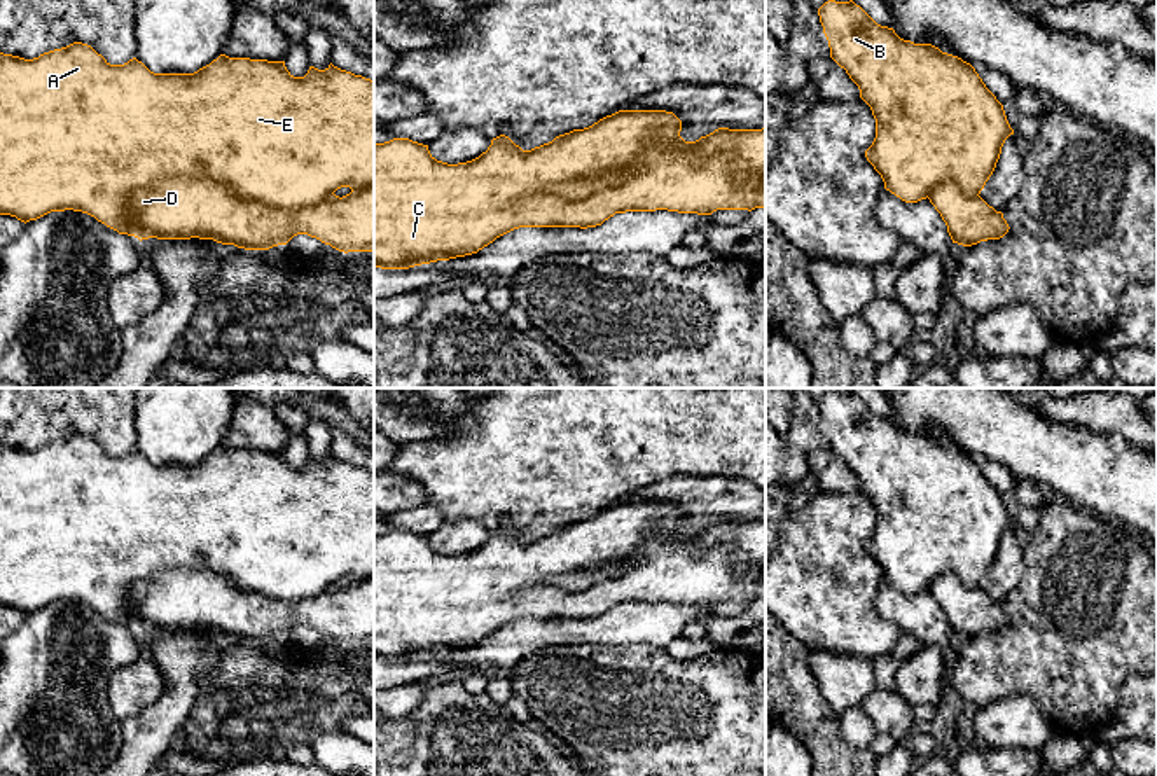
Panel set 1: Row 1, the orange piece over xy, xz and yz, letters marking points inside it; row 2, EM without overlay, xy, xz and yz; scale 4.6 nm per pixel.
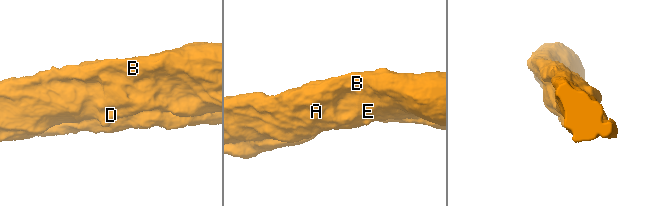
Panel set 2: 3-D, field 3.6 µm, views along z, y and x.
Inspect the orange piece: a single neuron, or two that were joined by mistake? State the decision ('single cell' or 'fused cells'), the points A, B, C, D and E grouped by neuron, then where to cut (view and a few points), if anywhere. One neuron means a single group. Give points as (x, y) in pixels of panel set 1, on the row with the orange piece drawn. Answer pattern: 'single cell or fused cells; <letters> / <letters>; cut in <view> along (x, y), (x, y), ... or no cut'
single cell; A B C D E; no cut

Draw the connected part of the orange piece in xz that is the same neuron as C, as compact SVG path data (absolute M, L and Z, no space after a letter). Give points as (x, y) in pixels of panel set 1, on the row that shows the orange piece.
M619 110L584 129L523 150L500 135L479 157L447 164L409 138L374 143L374 267L409 269L477 253L519 227L596 227L615 213L668 210L711 215L717 210L766 208L766 128L718 128L696 142L680 136L682 121L666 110Z

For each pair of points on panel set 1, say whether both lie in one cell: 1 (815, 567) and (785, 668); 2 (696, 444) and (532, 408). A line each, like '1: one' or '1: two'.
1: two
2: one

